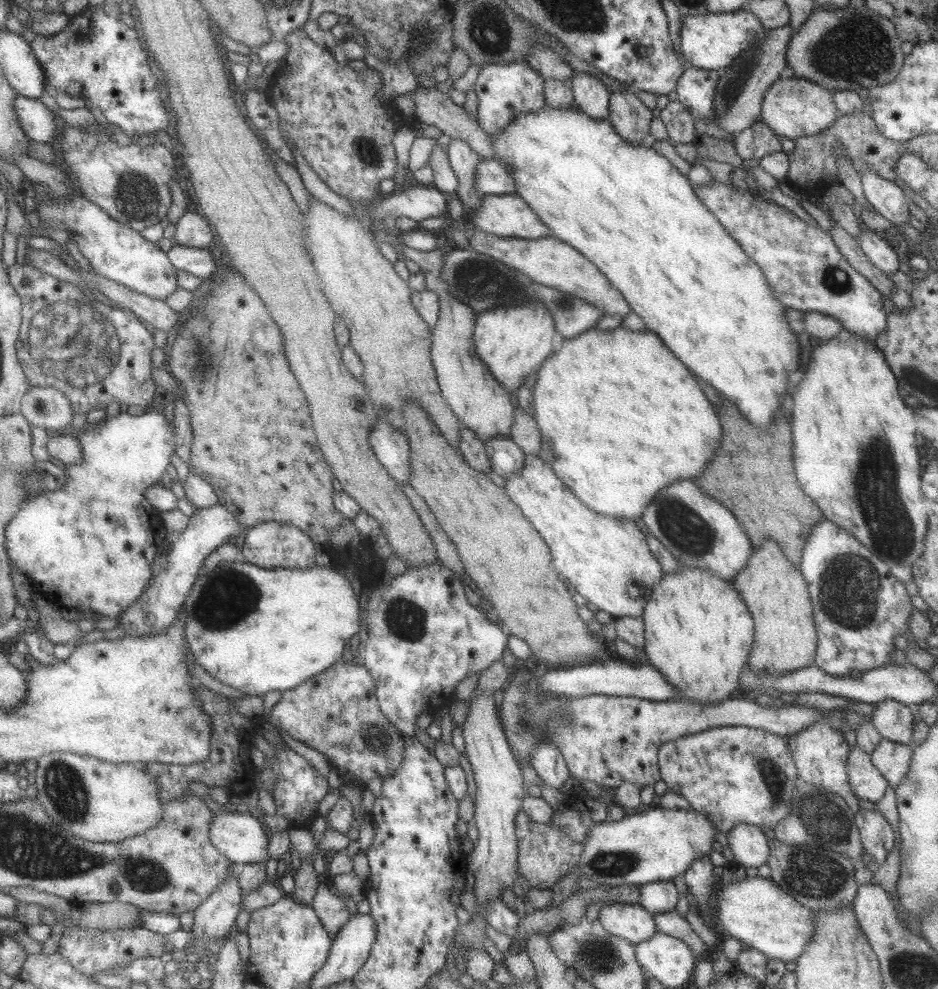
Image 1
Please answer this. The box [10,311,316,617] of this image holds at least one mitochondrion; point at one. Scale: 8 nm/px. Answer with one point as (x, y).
(203, 365)

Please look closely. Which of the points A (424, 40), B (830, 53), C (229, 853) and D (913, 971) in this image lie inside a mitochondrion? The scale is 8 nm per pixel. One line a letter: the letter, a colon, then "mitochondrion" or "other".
A: mitochondrion
B: mitochondrion
C: other
D: mitochondrion

